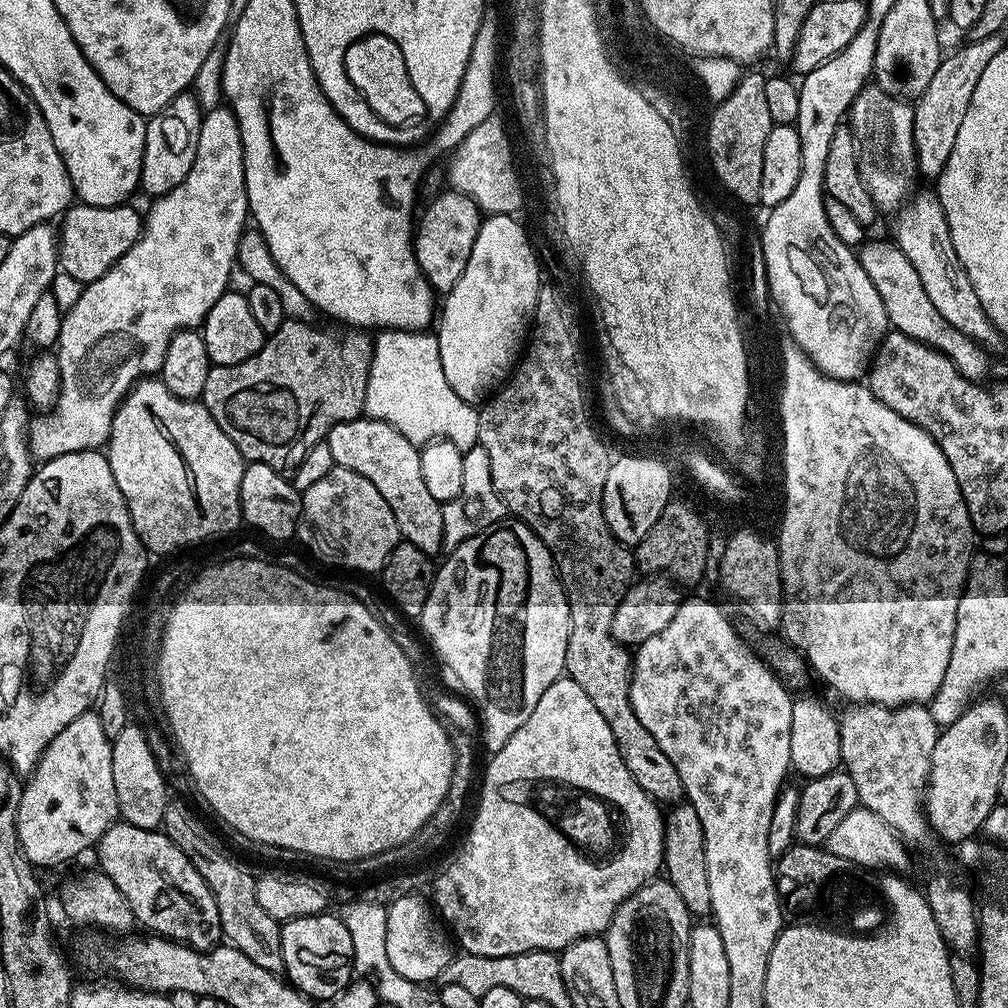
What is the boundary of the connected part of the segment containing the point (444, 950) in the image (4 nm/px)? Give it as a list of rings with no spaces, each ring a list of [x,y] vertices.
[[[422,895],[406,896],[387,906],[386,957],[403,978],[427,985],[430,982],[428,980],[439,981],[443,977],[446,966],[454,955],[454,944],[445,925],[438,919],[433,905],[420,896]]]

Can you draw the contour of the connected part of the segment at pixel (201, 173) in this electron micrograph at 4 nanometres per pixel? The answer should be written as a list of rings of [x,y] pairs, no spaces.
[[[219,106],[214,109],[210,109],[203,113],[200,129],[198,130],[198,154],[194,154],[194,166],[190,170],[190,174],[186,174],[186,178],[182,178],[182,182],[178,186],[174,186],[174,190],[170,190],[165,196],[157,196],[151,201],[152,209],[149,210],[148,216],[143,217],[142,227],[140,229],[140,237],[138,242],[134,242],[134,246],[130,246],[130,250],[126,250],[126,254],[122,254],[122,258],[118,258],[118,262],[110,270],[106,270],[106,274],[102,274],[102,278],[98,278],[94,282],[84,285],[81,297],[78,298],[78,302],[74,303],[72,309],[65,311],[63,313],[64,321],[60,327],[60,333],[56,339],[54,345],[54,355],[56,357],[56,362],[58,364],[58,370],[60,371],[60,393],[56,395],[56,403],[51,410],[45,411],[43,414],[36,414],[40,416],[33,415],[31,417],[30,423],[28,425],[28,449],[31,450],[33,457],[37,461],[43,462],[45,460],[53,460],[58,458],[62,454],[70,454],[71,452],[86,452],[89,450],[100,450],[105,447],[108,443],[108,437],[112,435],[112,423],[114,422],[114,414],[118,410],[118,406],[124,403],[124,397],[131,392],[132,387],[140,383],[141,380],[145,378],[152,378],[159,373],[162,362],[166,358],[166,346],[170,344],[170,338],[174,338],[176,332],[183,332],[185,330],[196,330],[203,325],[206,314],[210,314],[210,306],[214,306],[214,302],[218,302],[218,298],[222,298],[224,292],[229,291],[230,284],[228,284],[228,279],[232,276],[232,268],[234,272],[234,265],[237,263],[236,251],[240,245],[240,237],[244,235],[246,231],[246,225],[244,223],[249,223],[250,213],[248,210],[248,195],[246,194],[246,174],[244,173],[244,151],[242,150],[242,134],[240,133],[240,127],[236,121],[236,115],[232,112],[231,108],[227,106]]]

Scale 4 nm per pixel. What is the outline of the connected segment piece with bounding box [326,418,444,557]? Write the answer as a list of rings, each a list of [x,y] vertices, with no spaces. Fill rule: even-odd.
[[[361,418],[342,422],[334,426],[328,432],[326,443],[330,446],[330,454],[334,454],[336,467],[354,470],[366,478],[366,482],[374,482],[378,494],[386,498],[386,506],[394,510],[394,522],[398,522],[398,530],[401,537],[407,543],[418,546],[427,556],[435,557],[436,551],[444,548],[444,531],[442,530],[442,504],[430,494],[426,481],[422,479],[422,462],[420,461],[420,448],[411,444],[394,426],[390,426],[381,420],[369,420]]]

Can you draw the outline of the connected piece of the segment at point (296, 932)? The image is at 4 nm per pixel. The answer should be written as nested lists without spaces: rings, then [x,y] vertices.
[[[327,911],[316,916],[283,921],[280,945],[284,959],[284,972],[288,983],[299,992],[306,993],[313,1001],[331,1001],[340,995],[354,979],[354,947],[350,932],[341,917],[328,916]]]

